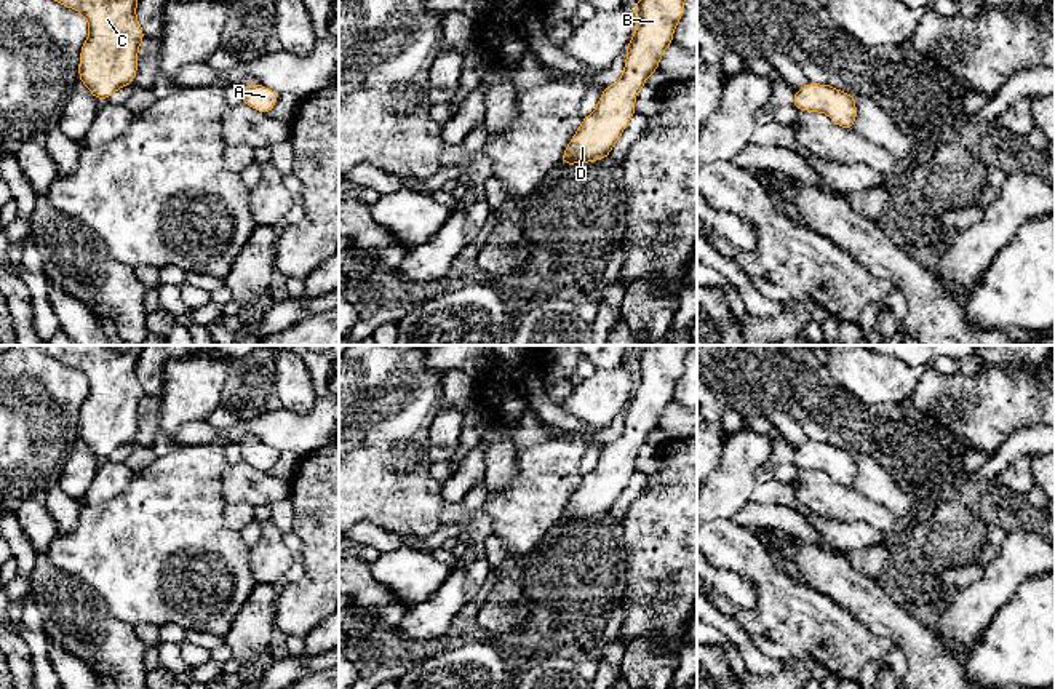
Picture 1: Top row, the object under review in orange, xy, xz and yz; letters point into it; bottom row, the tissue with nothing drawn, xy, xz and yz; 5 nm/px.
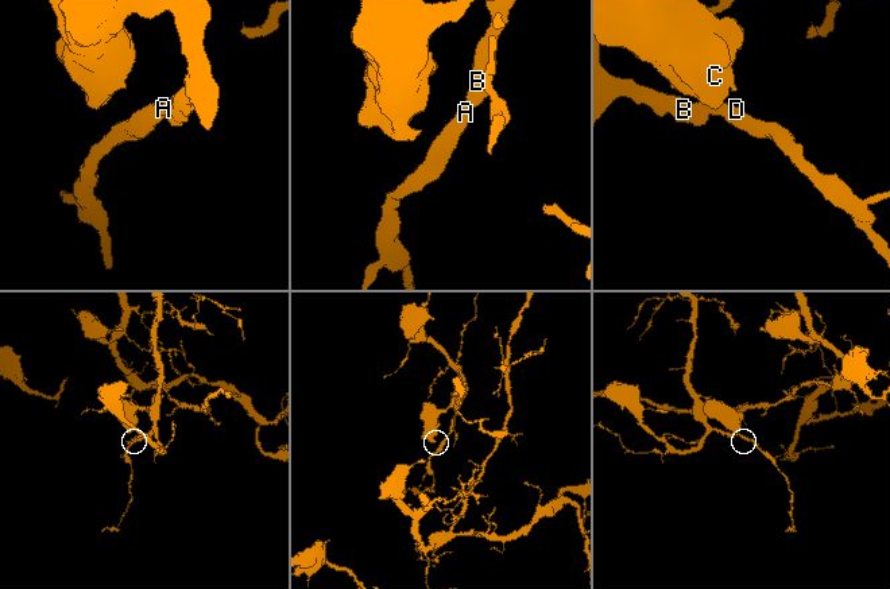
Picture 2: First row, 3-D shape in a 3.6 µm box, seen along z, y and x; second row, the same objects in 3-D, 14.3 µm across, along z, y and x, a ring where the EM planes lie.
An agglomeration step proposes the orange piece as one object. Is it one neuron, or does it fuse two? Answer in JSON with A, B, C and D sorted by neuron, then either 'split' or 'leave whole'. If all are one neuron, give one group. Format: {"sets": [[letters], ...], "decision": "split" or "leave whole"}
{"sets": [["A", "B", "C", "D"]], "decision": "leave whole"}

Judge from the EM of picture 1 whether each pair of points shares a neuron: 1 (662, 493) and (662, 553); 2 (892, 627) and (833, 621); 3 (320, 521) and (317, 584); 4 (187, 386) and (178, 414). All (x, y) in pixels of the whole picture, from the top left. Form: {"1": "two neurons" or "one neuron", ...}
{"1": "one neuron", "2": "two neurons", "3": "one neuron", "4": "one neuron"}

